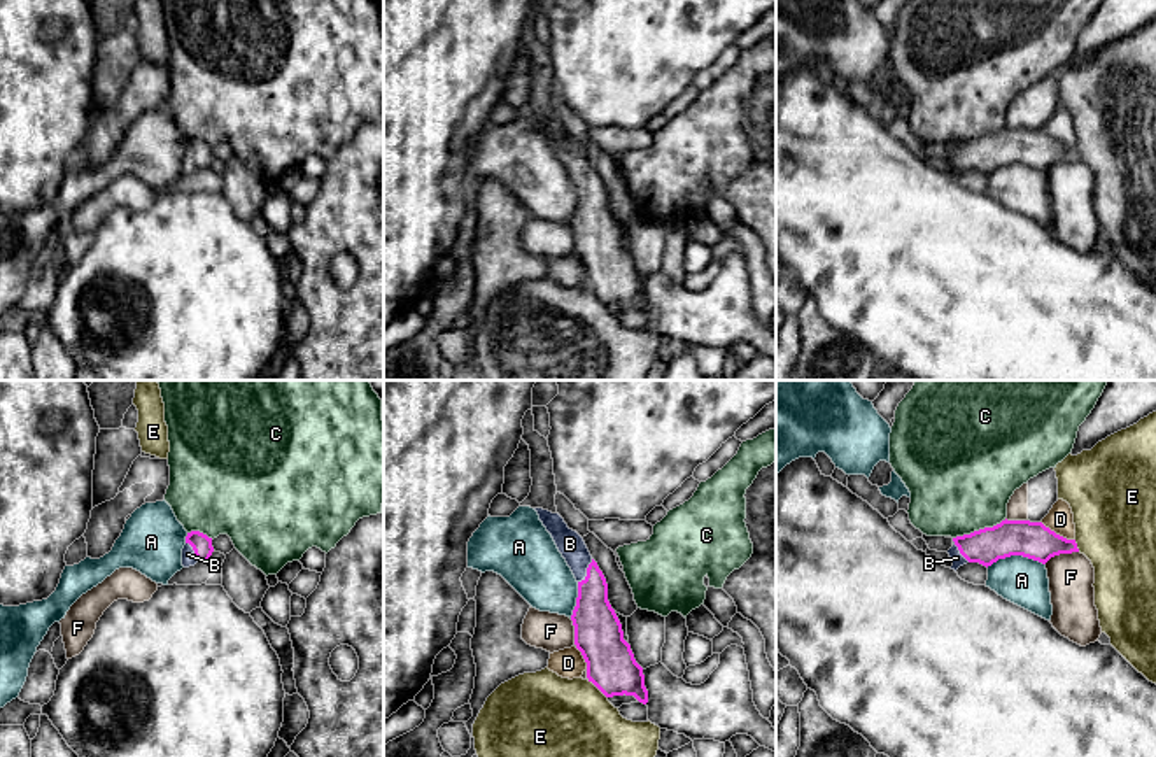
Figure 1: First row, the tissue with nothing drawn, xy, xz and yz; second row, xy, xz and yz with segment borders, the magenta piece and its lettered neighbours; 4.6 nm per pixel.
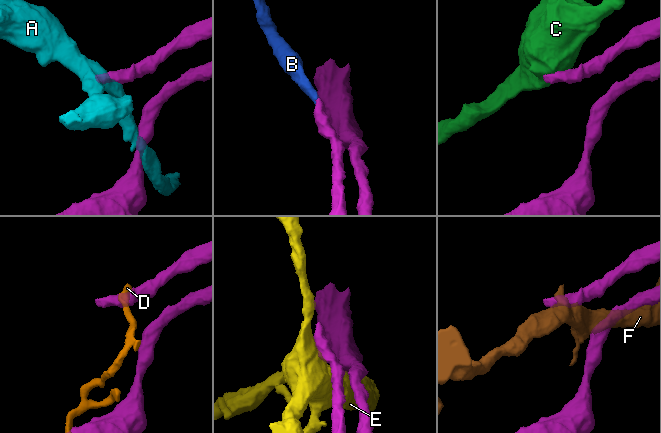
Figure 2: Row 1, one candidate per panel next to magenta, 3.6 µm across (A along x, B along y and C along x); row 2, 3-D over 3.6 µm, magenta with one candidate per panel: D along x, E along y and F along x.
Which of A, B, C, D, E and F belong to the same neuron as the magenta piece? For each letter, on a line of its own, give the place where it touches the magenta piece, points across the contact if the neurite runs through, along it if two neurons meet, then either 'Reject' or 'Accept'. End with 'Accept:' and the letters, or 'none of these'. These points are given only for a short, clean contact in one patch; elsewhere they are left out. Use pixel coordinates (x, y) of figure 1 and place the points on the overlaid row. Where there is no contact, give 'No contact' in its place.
A: Touches magenta at yz (1015, 554). Reject
B: Touches magenta at xz (587, 572). Path across: xz (596, 624), (587, 572), (570, 544). Accept
C: Touches magenta at yz (979, 530). Boundary: yz (1006, 519), (953, 538). Reject
D: Touches magenta at yz (1058, 535). Reject
E: Touches magenta at xz (598, 687). Reject
F: Touches magenta at yz (1060, 552). Reject
Accept: B

